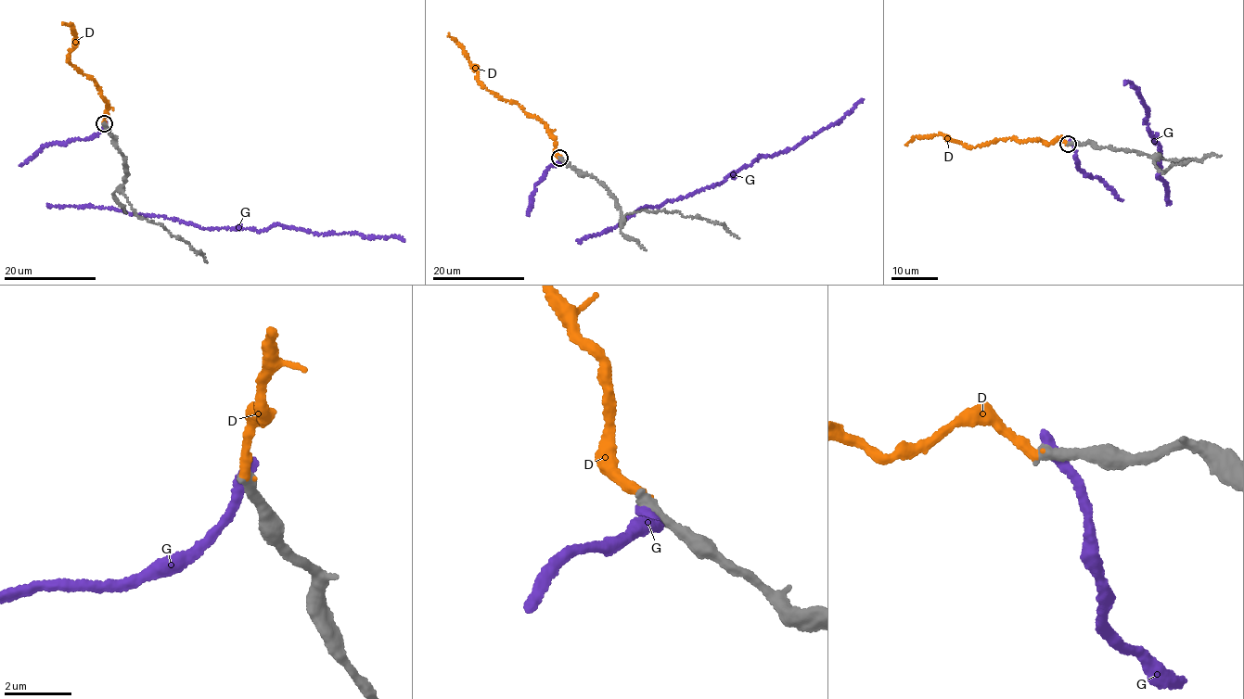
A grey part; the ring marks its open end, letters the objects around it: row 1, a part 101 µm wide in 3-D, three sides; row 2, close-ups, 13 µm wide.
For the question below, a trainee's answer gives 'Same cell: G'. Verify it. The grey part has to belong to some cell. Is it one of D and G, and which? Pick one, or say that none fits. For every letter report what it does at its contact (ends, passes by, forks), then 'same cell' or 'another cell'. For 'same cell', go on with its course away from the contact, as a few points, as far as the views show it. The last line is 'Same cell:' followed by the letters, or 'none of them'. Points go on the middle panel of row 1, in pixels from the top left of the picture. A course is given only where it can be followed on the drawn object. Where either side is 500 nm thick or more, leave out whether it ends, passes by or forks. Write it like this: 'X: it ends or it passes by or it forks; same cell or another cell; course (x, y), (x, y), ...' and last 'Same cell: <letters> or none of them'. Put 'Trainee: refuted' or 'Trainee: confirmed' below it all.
D: it ends; same cell; course (560, 157), (544, 122), (478, 82), (478, 69), (447, 35)
G: it ends; another cell
Same cell: D
Trainee: refuted

